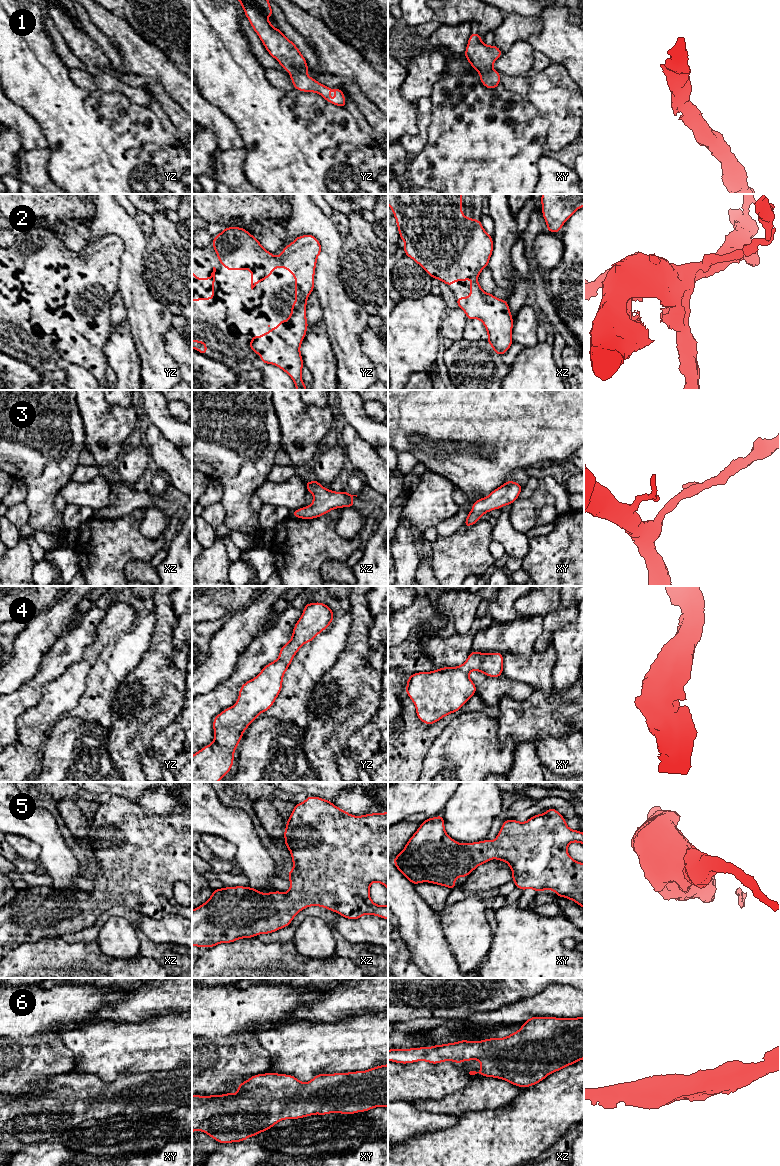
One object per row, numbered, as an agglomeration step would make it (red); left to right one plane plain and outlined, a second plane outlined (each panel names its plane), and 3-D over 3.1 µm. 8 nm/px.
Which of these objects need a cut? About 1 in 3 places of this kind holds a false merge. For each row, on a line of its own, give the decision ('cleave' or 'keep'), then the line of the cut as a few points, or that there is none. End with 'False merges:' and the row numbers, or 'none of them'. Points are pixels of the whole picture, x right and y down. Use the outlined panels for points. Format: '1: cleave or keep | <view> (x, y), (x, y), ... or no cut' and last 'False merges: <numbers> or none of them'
1: keep | no cut
2: keep | no cut
3: keep | no cut
4: keep | no cut
5: keep | no cut
6: keep | no cut
False merges: none of them

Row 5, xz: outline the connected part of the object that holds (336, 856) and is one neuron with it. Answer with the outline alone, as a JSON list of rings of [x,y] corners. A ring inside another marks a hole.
[[[308,796],[302,803],[295,804],[295,807],[286,822],[284,831],[285,845],[291,853],[293,869],[287,873],[290,880],[288,892],[274,891],[261,893],[259,890],[251,887],[235,886],[215,889],[211,897],[198,908],[192,910],[192,946],[211,948],[219,943],[231,943],[242,938],[256,937],[258,934],[269,934],[290,925],[293,918],[305,907],[319,906],[340,914],[347,919],[357,920],[363,915],[374,915],[388,920],[388,904],[380,906],[375,904],[370,897],[369,889],[373,882],[383,884],[388,891],[388,811],[384,813],[371,813],[362,816],[354,816],[335,806],[331,801],[323,798]]]

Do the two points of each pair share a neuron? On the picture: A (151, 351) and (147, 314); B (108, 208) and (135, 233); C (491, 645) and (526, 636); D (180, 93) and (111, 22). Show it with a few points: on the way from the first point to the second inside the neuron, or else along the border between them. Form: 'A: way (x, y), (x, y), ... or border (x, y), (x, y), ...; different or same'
A: way (149, 342), (148, 323); same
B: way (115, 215), (128, 228); same
C: way (500, 638), (517, 638); same
D: way (163, 75), (128, 40); same

